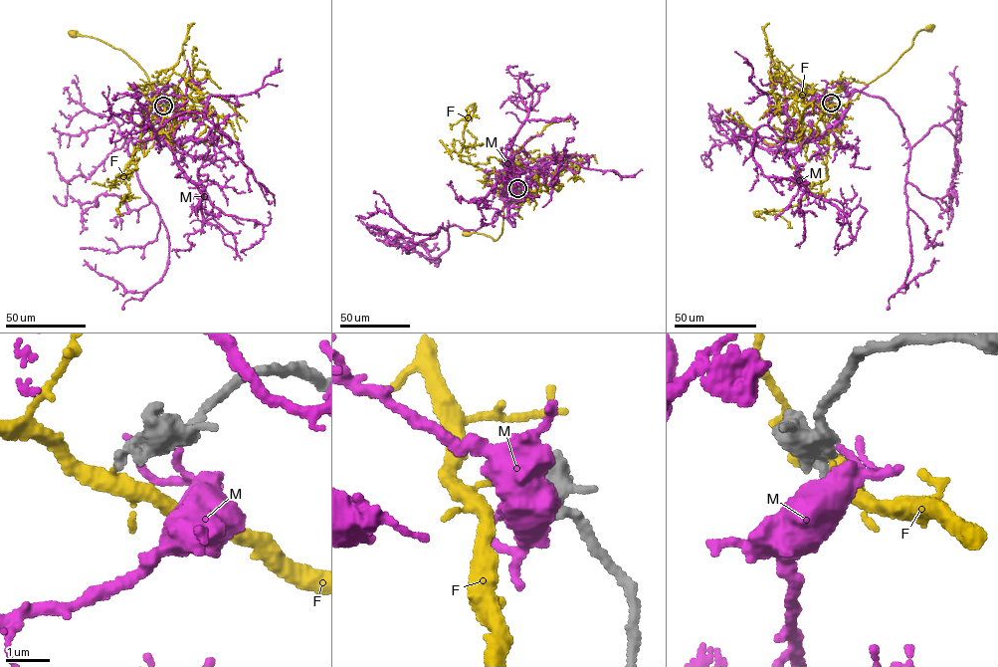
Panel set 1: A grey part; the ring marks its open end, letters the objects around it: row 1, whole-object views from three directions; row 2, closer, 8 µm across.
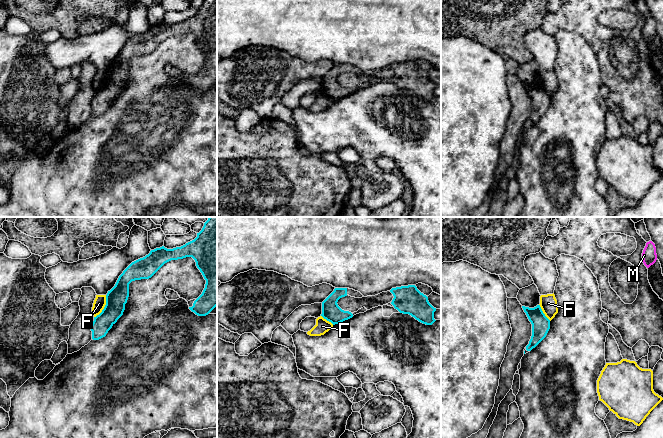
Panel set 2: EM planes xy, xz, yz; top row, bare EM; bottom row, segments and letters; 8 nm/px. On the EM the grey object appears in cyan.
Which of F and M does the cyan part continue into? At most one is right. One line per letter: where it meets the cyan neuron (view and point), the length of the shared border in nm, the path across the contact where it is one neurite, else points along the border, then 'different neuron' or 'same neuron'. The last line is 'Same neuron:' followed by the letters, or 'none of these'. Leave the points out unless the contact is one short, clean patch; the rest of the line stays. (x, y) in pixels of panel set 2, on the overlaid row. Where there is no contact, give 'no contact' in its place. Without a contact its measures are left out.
F: xy (104, 307) | 200 nm | along xy (106, 295), (104, 308), (94, 317) | different neuron
M: no contact | different neuron
Same neuron: none of these

